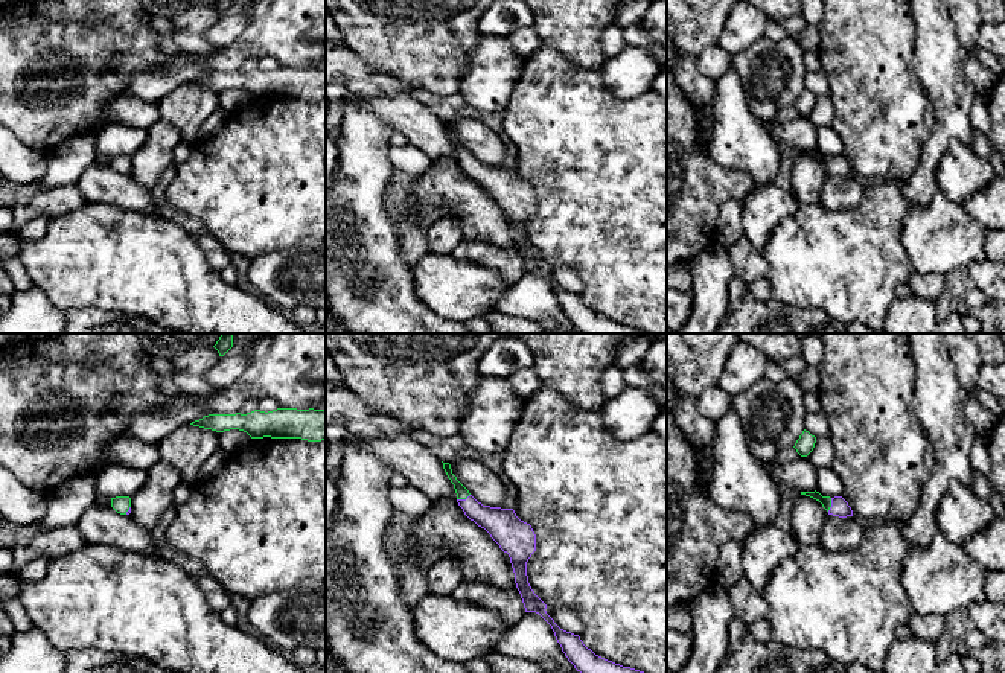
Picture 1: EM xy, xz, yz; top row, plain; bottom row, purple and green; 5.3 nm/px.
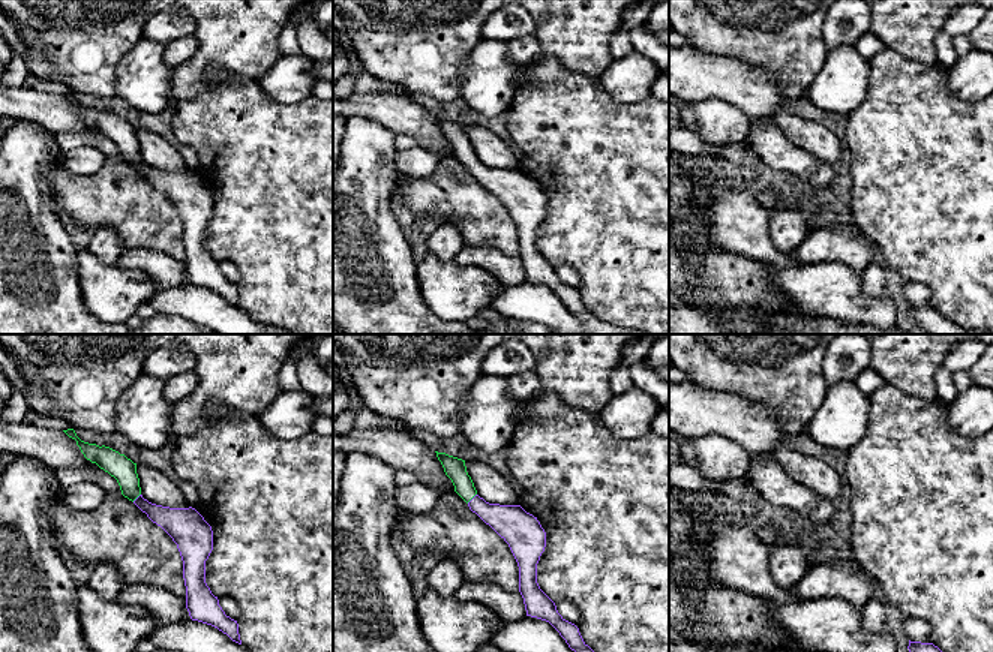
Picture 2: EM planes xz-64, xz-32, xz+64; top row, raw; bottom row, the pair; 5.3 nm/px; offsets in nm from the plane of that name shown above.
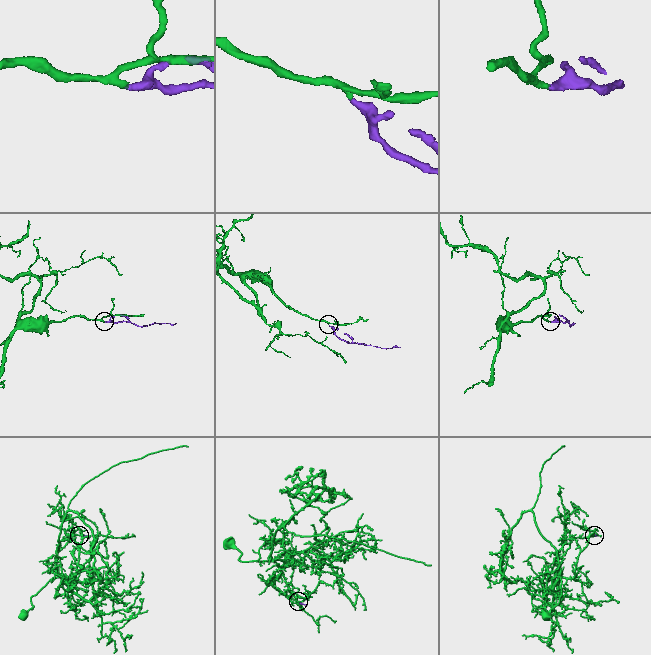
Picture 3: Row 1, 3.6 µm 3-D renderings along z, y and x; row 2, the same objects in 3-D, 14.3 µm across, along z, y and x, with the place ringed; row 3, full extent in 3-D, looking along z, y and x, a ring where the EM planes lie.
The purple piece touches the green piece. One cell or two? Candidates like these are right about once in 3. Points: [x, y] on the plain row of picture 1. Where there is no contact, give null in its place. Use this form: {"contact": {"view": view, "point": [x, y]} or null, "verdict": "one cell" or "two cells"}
{"contact": {"view": "xz", "point": [463, 159]}, "verdict": "one cell"}

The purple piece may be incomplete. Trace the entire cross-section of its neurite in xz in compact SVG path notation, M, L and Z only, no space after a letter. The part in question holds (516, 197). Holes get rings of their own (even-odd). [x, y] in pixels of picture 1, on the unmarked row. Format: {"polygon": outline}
{"polygon": "M443 122L443 128L454 143L457 161L464 174L484 187L499 207L509 213L525 271L539 273L551 285L562 311L574 327L582 333L647 333L595 314L583 303L579 294L566 291L554 282L545 270L547 263L534 253L528 242L527 221L536 210L536 193L531 184L521 180L513 167L483 164L457 139L449 122Z"}

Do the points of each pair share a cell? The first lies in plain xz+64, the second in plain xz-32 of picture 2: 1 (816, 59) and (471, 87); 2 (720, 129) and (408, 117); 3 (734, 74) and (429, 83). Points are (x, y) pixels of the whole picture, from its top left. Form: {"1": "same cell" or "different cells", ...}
{"1": "different cells", "2": "different cells", "3": "different cells"}

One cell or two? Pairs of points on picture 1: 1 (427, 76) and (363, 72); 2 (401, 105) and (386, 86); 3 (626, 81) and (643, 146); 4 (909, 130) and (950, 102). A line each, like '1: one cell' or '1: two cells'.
1: two cells
2: two cells
3: two cells
4: two cells

